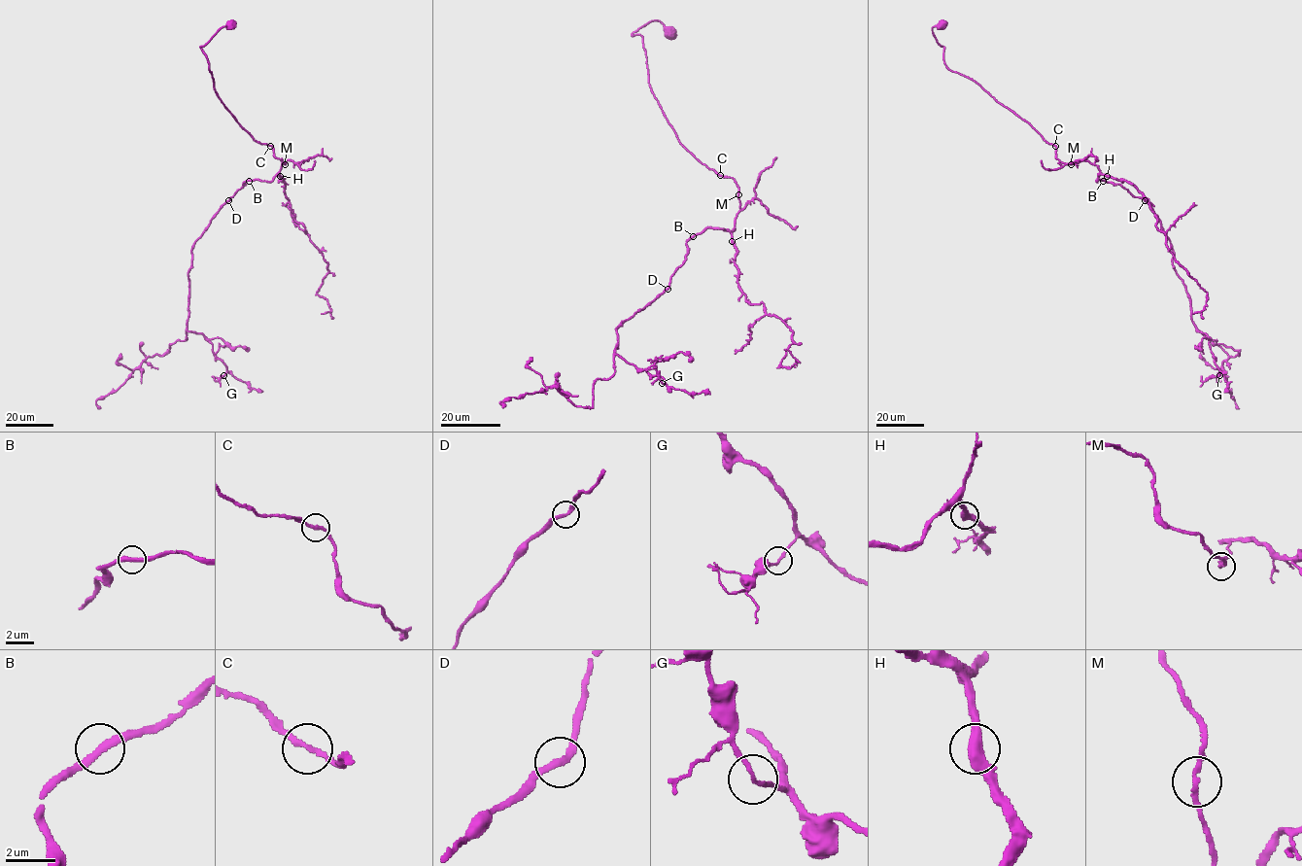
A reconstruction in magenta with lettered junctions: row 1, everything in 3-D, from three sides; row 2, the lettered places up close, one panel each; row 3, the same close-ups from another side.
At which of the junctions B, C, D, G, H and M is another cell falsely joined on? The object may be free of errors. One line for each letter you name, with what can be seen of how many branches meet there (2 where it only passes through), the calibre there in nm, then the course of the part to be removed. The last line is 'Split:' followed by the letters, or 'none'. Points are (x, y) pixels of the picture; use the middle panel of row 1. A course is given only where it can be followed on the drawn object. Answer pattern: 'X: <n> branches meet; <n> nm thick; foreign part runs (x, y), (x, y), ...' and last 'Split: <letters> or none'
Split: none

